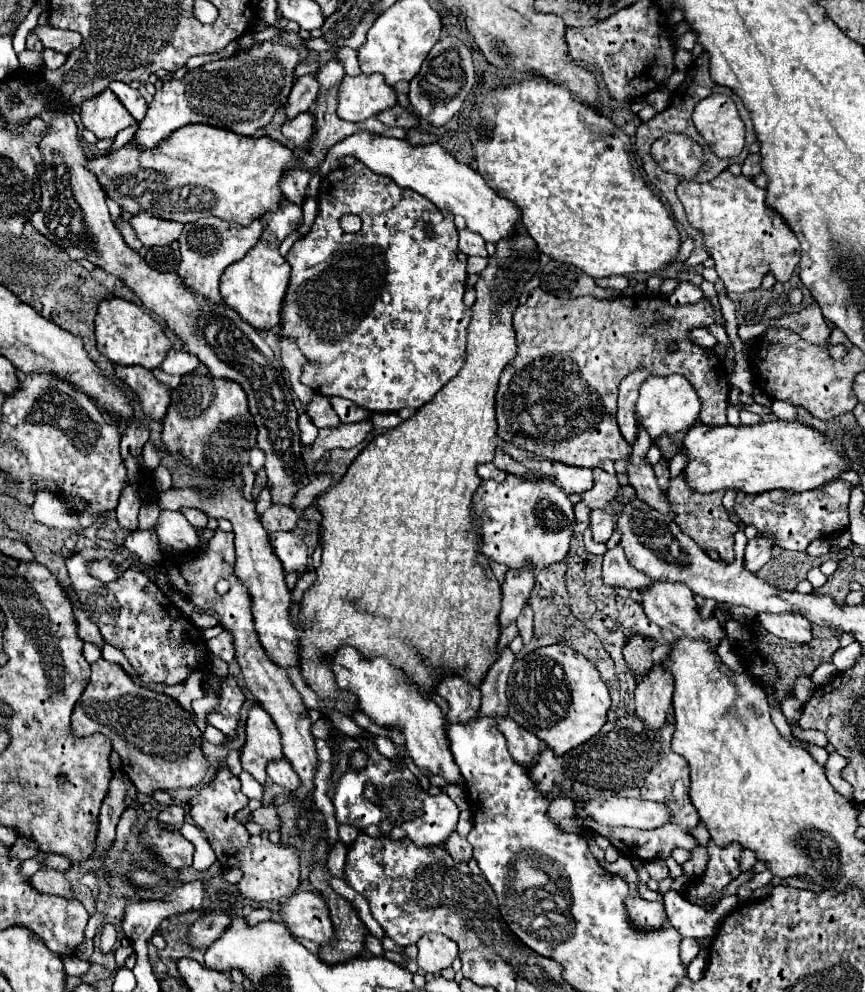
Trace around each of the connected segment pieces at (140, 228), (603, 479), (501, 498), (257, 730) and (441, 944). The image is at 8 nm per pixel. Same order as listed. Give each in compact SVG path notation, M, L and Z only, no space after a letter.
M141 212L139 216L133 216L131 226L137 232L137 238L143 242L143 246L165 246L179 238L183 224L181 222L167 222L153 216L147 216L147 212Z
M595 468L594 471L594 486L583 494L583 500L589 508L603 508L607 504L613 502L613 498L619 492L619 482L615 476L603 472L601 468Z
M507 474L503 482L487 480L473 494L473 512L481 520L481 552L493 562L509 568L519 568L523 562L529 562L533 568L545 568L565 560L569 552L575 526L573 504L563 496L563 490L547 478L525 480Z
M255 704L249 710L247 718L247 742L241 750L243 770L249 772L261 786L267 782L267 764L283 758L281 752L281 736L271 716Z
M439 932L425 934L419 942L417 964L427 974L437 974L457 958L457 944Z

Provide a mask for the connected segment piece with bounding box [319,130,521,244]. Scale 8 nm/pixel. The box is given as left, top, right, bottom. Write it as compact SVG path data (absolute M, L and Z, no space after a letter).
M363 130L363 132L357 132L345 140L341 140L339 144L335 144L329 150L329 154L325 156L323 164L319 166L319 174L327 176L327 172L331 172L339 166L339 158L343 158L347 154L353 154L357 160L361 160L375 174L389 176L399 186L419 192L421 196L429 198L437 208L463 216L467 220L467 228L471 232L479 234L485 242L497 244L499 240L513 236L517 232L517 224L521 222L521 210L515 204L511 204L509 200L497 196L487 186L487 182L483 180L483 176L477 170L457 162L439 144L411 146L405 140L369 134Z

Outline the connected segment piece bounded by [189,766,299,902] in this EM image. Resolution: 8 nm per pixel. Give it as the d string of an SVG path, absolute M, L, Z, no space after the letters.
M221 766L215 778L199 792L199 796L189 798L189 814L193 822L207 834L219 864L223 868L239 868L243 872L237 888L233 890L235 894L255 902L281 902L295 894L299 888L299 852L293 846L273 844L263 836L251 836L243 822L235 818L235 814L243 810L247 802L249 798L241 792L239 778L233 776L227 766Z

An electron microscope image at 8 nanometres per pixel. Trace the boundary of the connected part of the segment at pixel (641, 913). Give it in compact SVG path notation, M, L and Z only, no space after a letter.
M625 898L627 916L637 930L661 930L665 926L665 906L661 902L647 902L641 898Z

